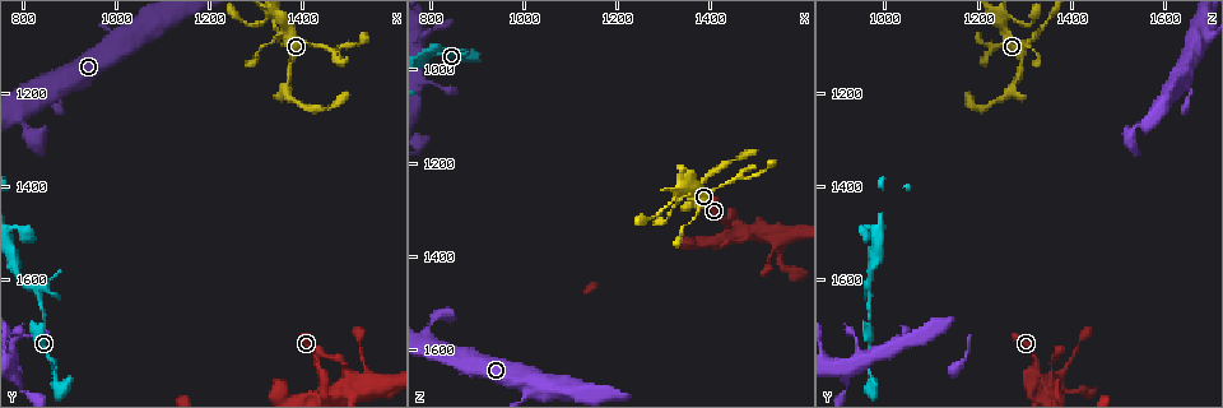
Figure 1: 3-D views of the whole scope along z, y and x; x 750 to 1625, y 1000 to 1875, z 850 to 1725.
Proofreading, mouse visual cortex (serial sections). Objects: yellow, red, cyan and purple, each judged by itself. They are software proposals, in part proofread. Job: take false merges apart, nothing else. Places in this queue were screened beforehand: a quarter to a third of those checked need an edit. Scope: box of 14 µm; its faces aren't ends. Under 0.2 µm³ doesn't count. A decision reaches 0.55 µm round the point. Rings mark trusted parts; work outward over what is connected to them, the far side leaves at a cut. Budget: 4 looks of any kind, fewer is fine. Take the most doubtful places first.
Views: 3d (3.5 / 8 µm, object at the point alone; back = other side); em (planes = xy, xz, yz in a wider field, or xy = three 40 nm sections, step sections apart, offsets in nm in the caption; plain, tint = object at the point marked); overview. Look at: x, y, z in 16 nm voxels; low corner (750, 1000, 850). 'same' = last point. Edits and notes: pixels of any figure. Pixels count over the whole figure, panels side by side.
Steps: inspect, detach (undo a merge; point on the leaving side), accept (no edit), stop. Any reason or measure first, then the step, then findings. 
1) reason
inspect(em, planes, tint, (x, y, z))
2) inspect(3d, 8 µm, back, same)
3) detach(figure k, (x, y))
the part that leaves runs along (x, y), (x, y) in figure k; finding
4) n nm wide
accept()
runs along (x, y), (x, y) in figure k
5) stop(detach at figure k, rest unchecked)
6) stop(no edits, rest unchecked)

narrows sharply
inspect(3d, 3.5 µm, (1440, 1815, 1335))

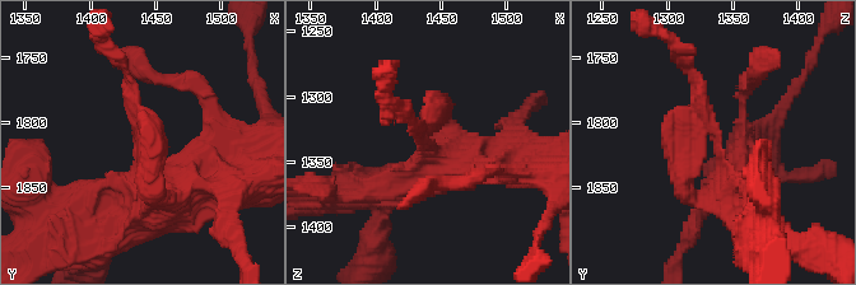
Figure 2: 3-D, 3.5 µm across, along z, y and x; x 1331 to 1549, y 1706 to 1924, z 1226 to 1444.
inspect(em, xy, step 2, tint, (1442, 1818, 1338))

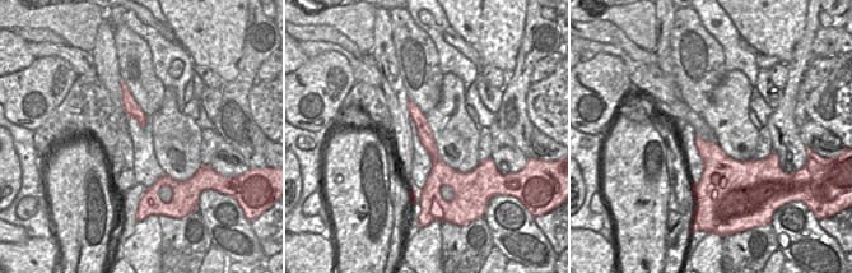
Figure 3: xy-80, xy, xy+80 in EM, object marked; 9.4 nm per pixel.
accept()
runs along (410, 105), (436, 158), (434, 188) in figure 3; continuous, no second cell

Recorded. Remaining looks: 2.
sudden change in width
inspect(3d, 3.5 µm, (845, 1670, 965))

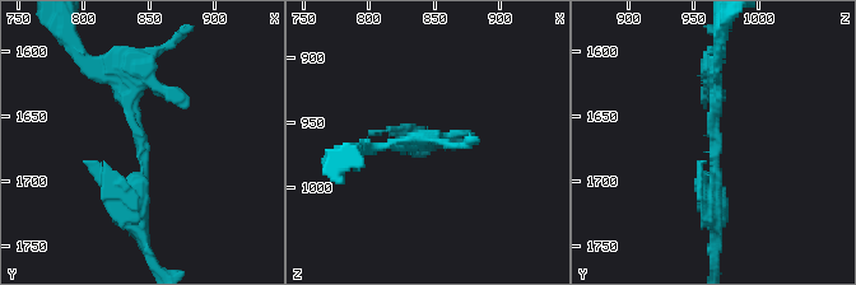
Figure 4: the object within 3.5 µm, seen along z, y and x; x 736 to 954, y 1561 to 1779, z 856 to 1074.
arms of 150, 350 nm; need the tissue
inspect(em, xy, step 5, tint, (844, 1670, 966))

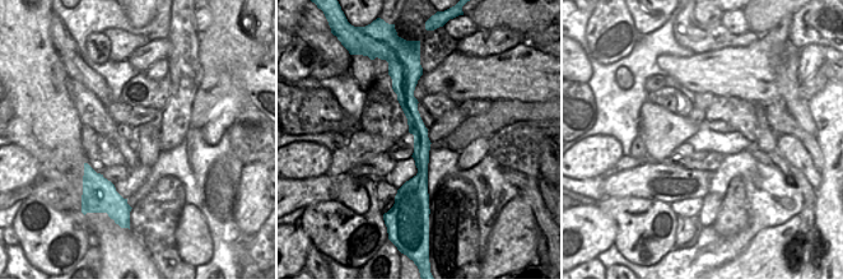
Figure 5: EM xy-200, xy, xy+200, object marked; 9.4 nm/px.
accept()
runs along (142, 225), (142, 139), (106, 65) in figure 4; one cell here

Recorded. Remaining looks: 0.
stop(no edits, rest unchecked)

